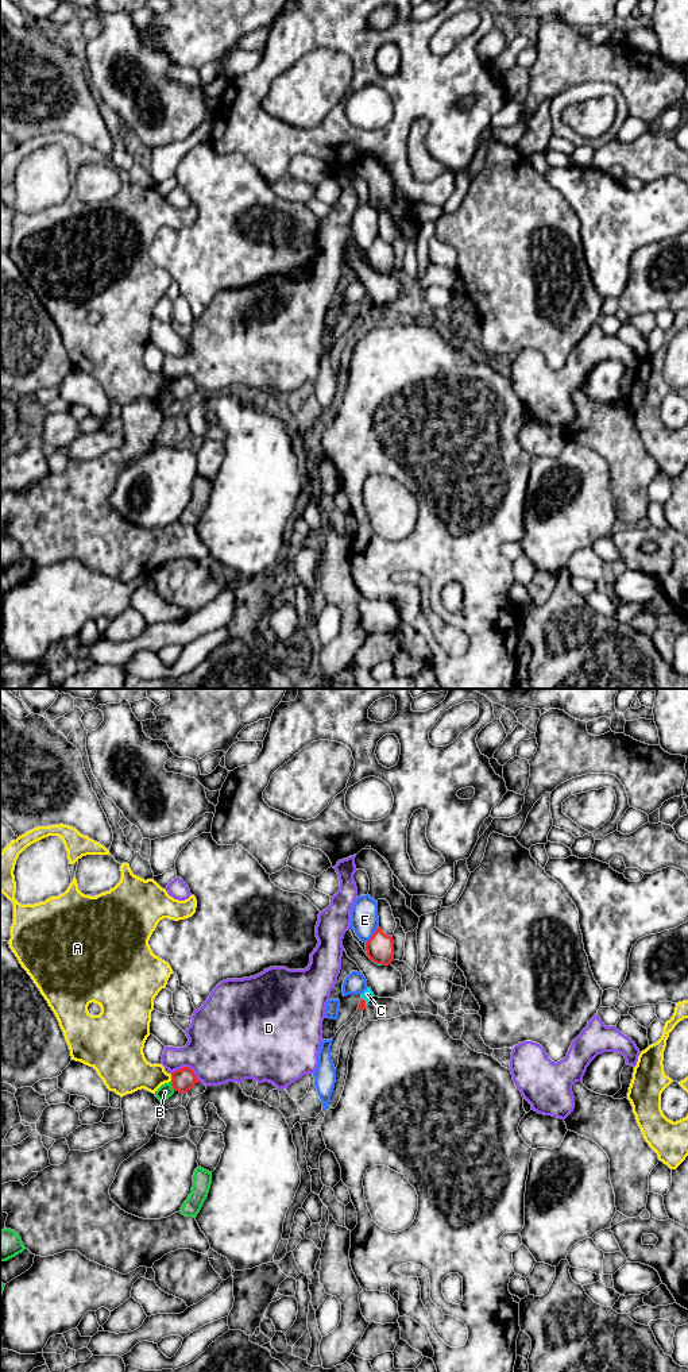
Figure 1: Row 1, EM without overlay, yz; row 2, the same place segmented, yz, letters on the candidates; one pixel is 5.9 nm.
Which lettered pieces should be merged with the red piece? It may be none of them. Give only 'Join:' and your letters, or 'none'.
Join: C

